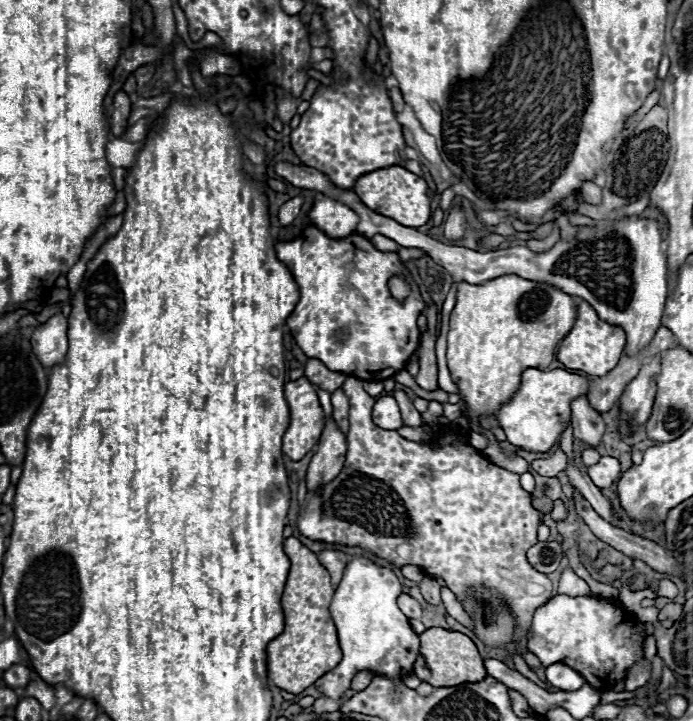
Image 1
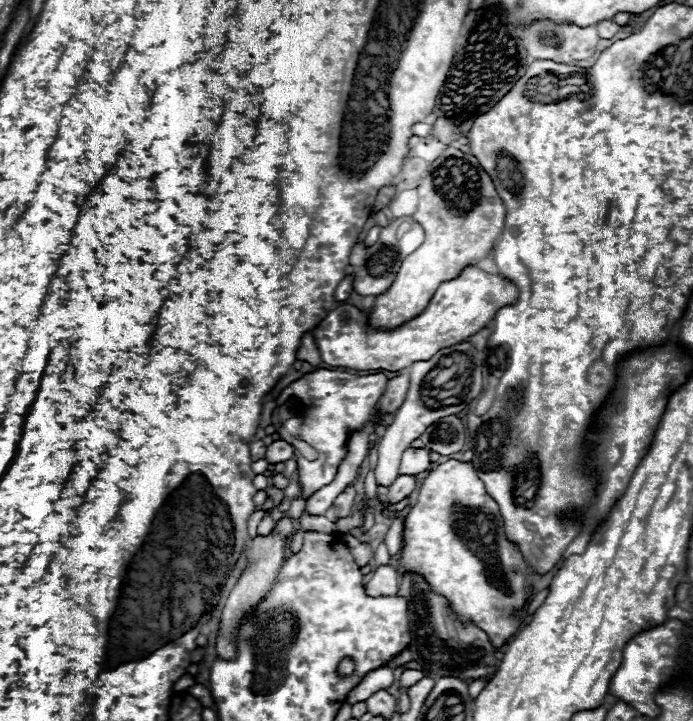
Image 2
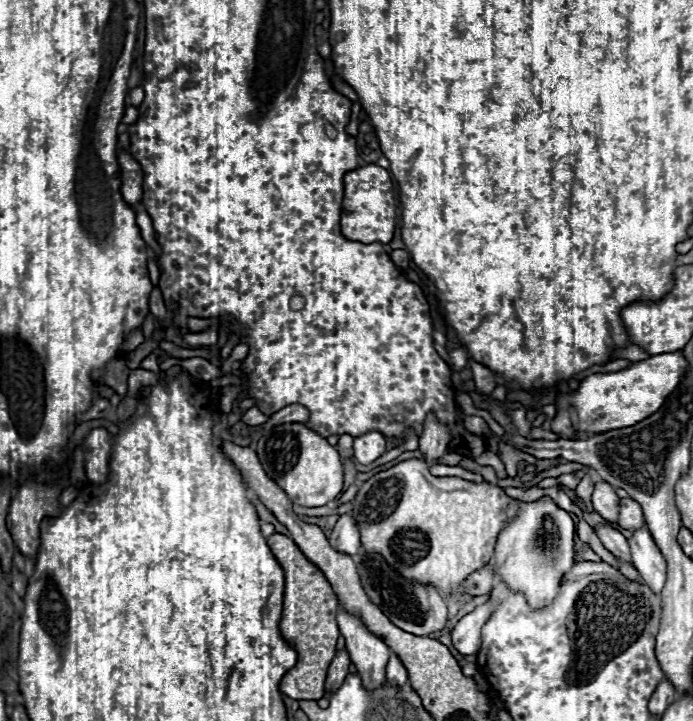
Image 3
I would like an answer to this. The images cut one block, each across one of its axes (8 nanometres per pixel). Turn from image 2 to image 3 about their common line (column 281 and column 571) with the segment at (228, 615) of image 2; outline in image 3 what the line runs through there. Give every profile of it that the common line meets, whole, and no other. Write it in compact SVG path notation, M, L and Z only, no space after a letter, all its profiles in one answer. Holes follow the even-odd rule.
M550 496L536 502L520 502L520 512L510 522L496 544L494 576L510 590L522 592L530 608L546 608L558 596L564 576L576 562L574 522L566 510L558 508Z

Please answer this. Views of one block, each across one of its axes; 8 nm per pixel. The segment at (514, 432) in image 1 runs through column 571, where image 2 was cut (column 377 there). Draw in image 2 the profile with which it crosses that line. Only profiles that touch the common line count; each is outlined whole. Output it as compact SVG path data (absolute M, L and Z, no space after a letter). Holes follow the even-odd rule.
M318 368L288 384L280 392L280 396L276 398L276 410L272 414L272 424L276 426L280 438L290 444L294 444L296 440L306 442L318 452L316 460L306 460L296 450L298 478L304 488L302 498L308 498L310 494L334 480L338 466L346 456L346 444L350 434L354 430L374 426L376 404L384 394L386 382L388 378L382 372L358 376L350 372Z

